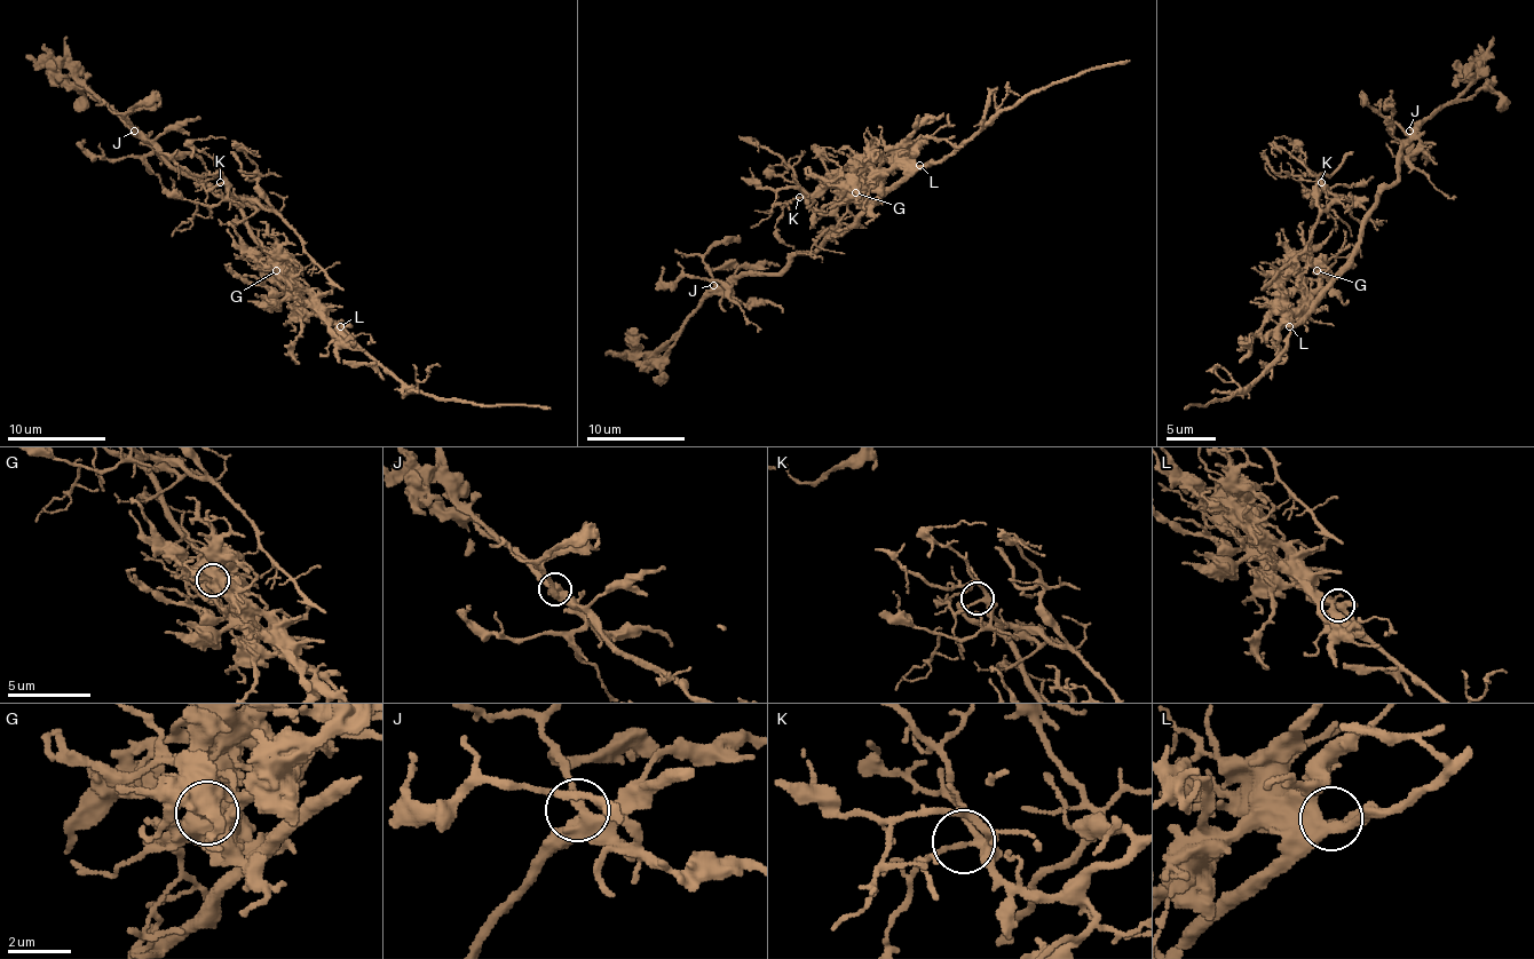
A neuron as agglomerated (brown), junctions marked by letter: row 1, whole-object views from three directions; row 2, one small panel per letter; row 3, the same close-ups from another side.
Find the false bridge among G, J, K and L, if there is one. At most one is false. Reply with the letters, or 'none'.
G

